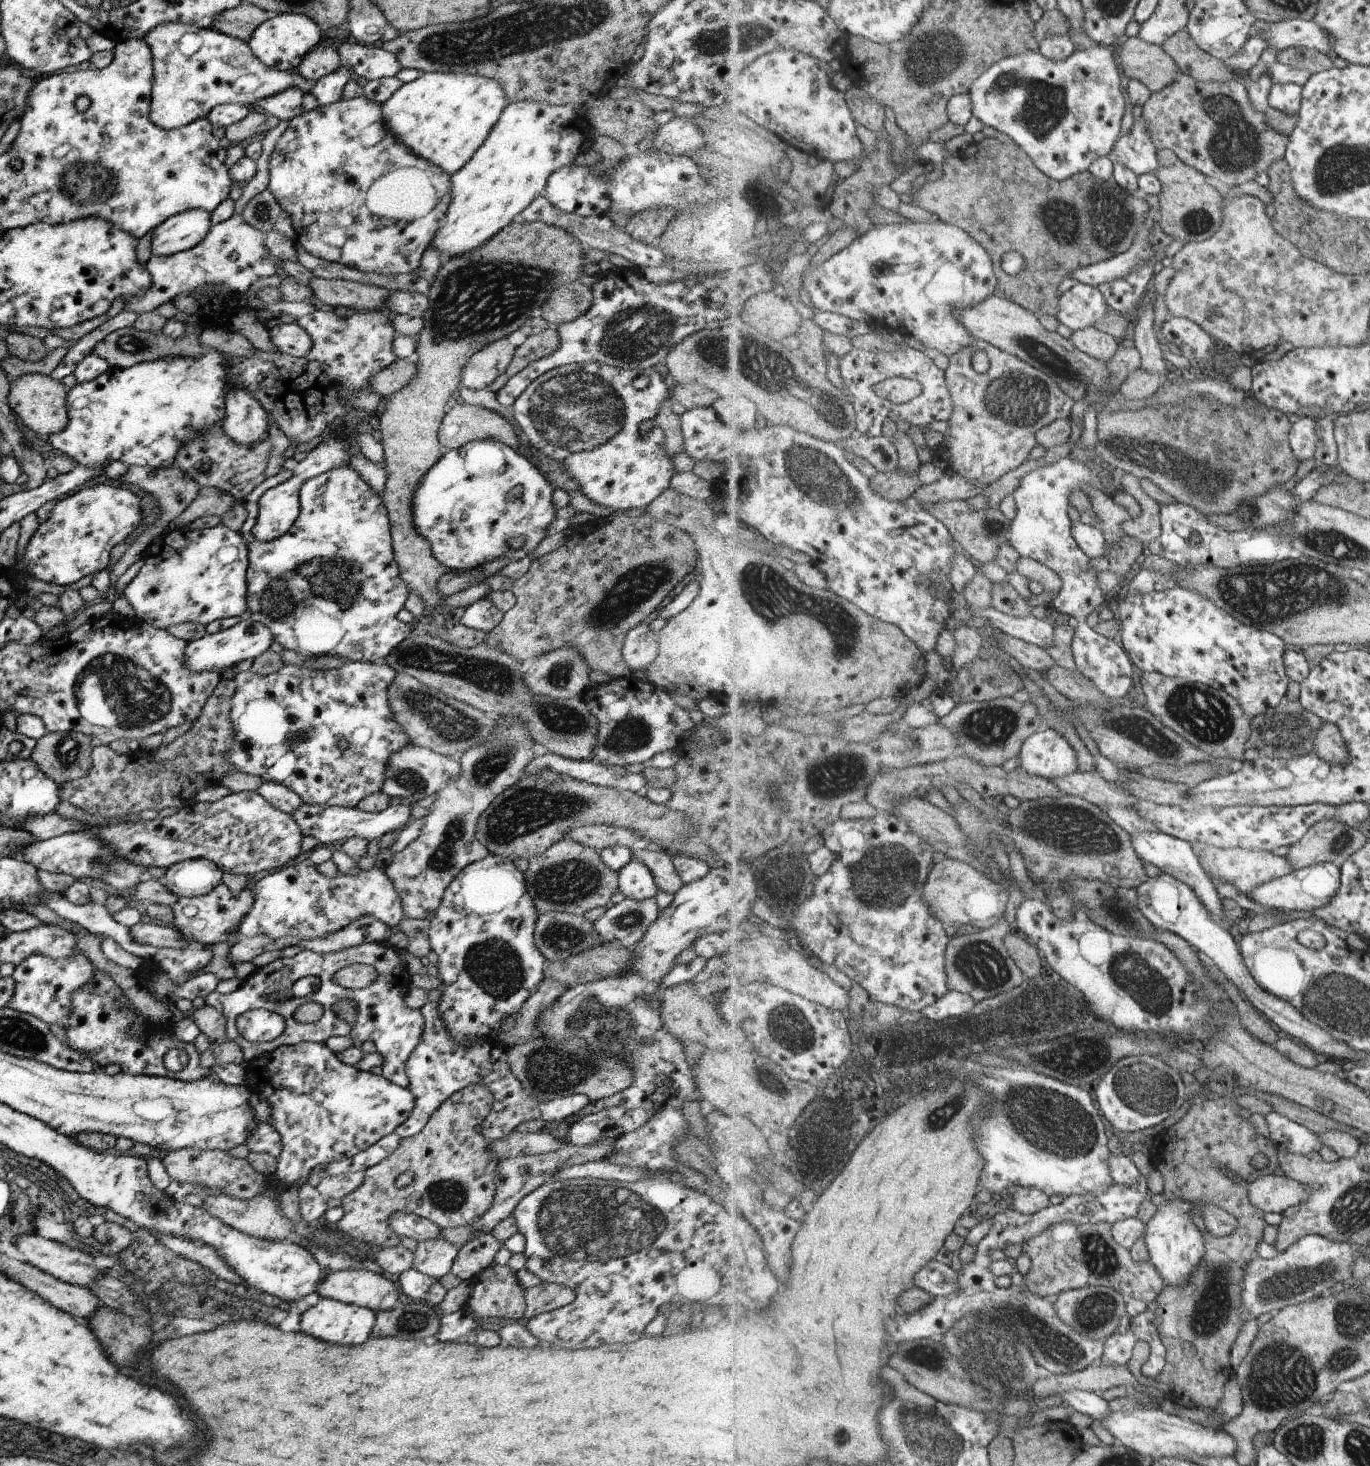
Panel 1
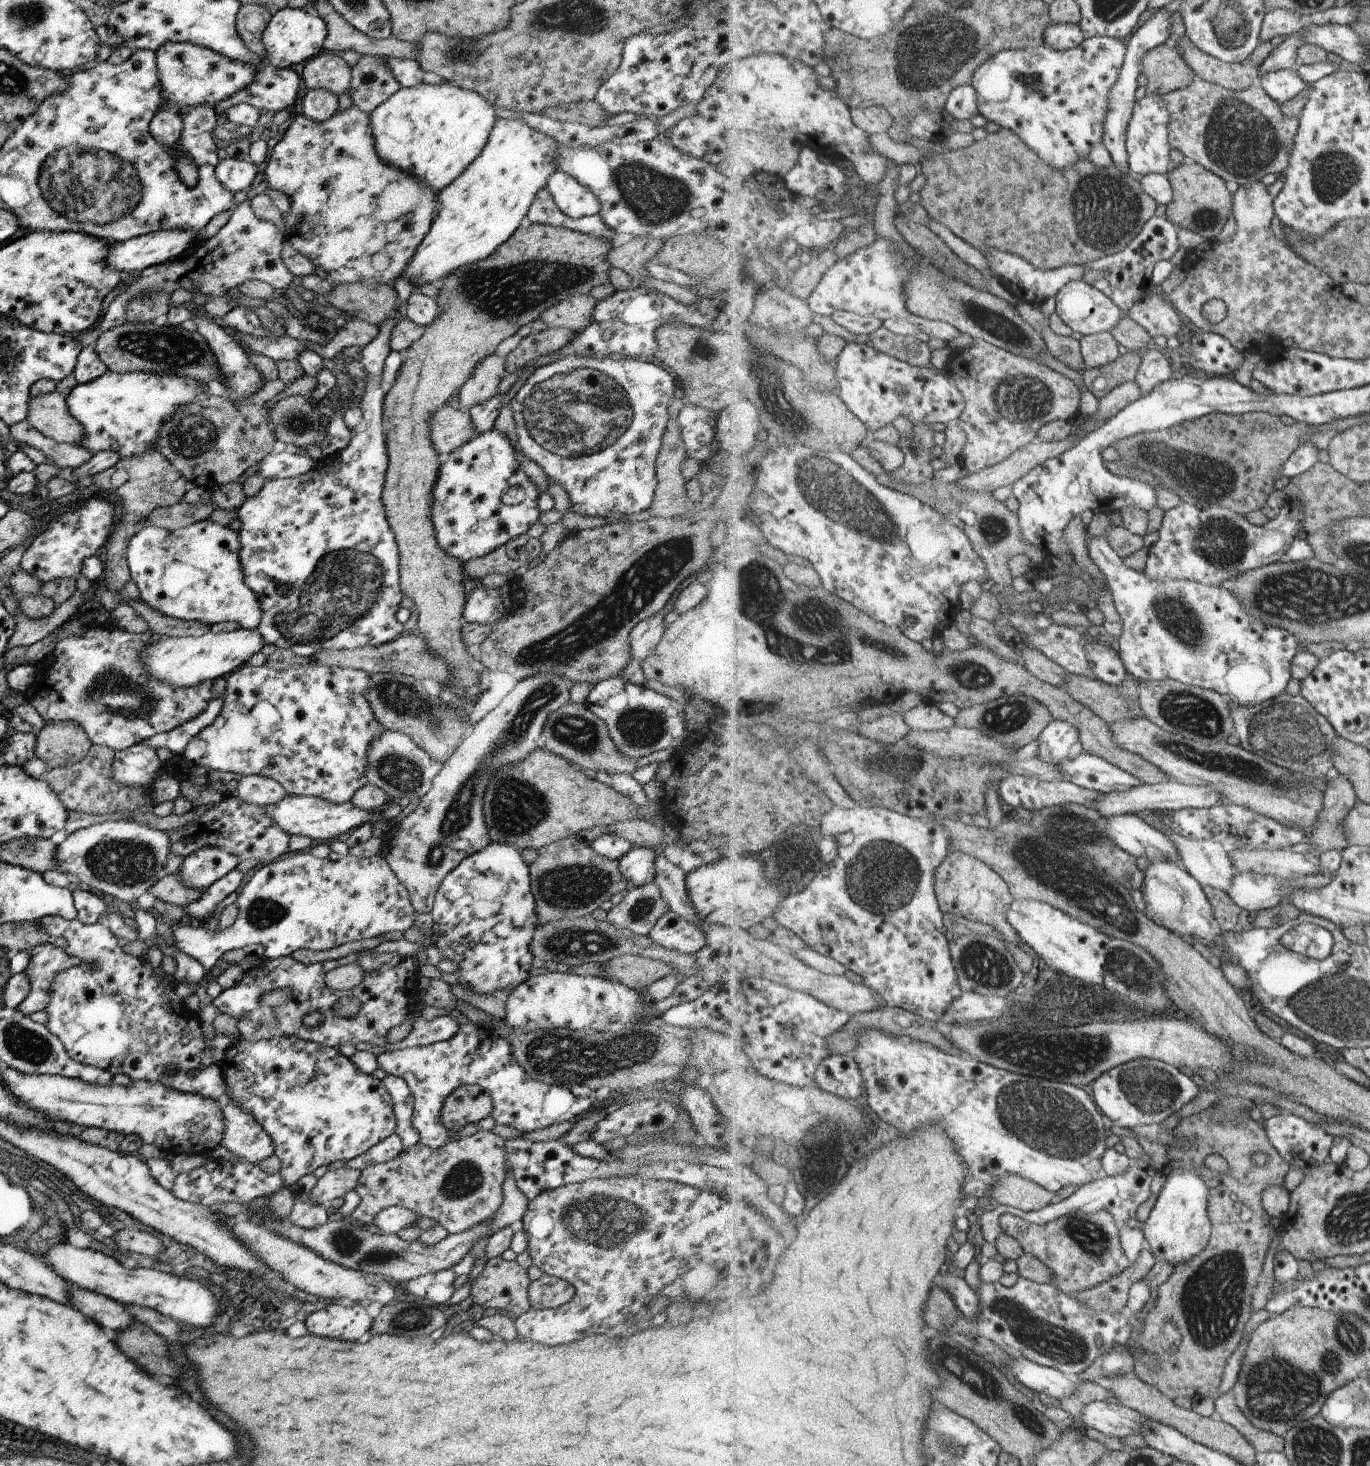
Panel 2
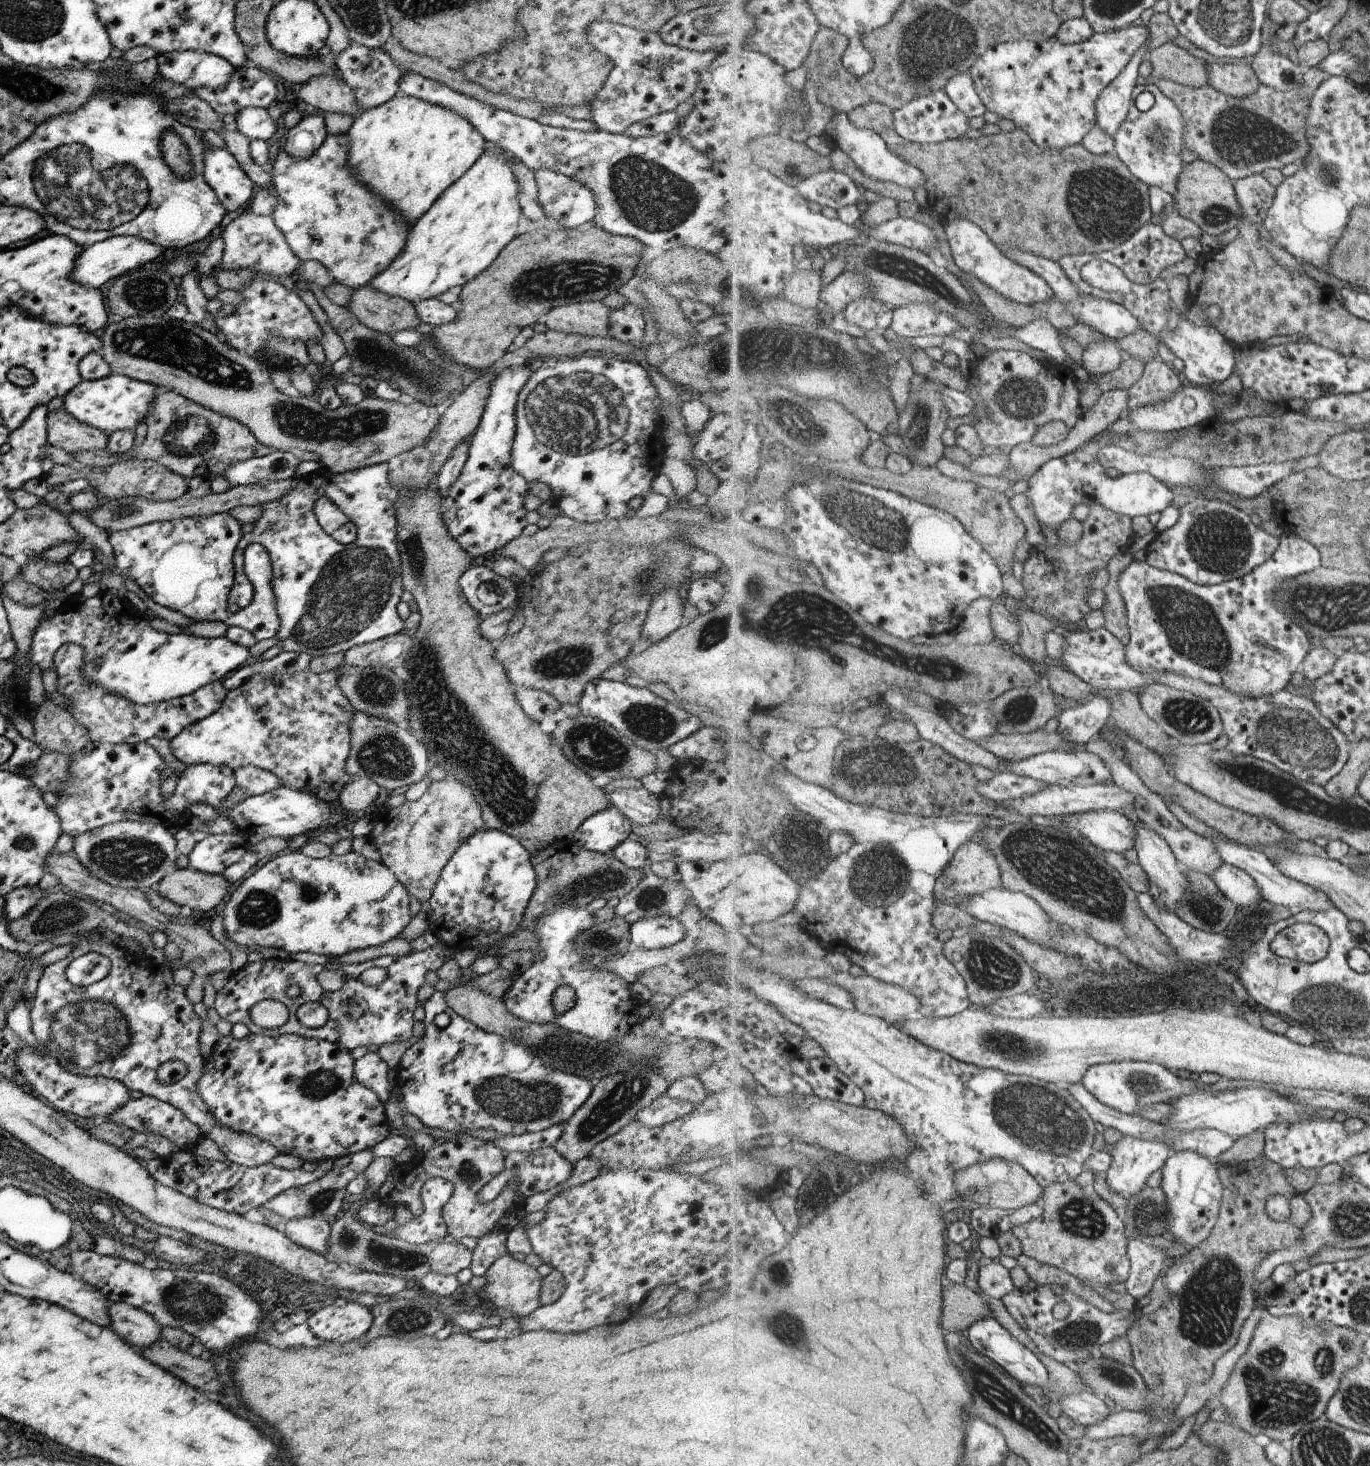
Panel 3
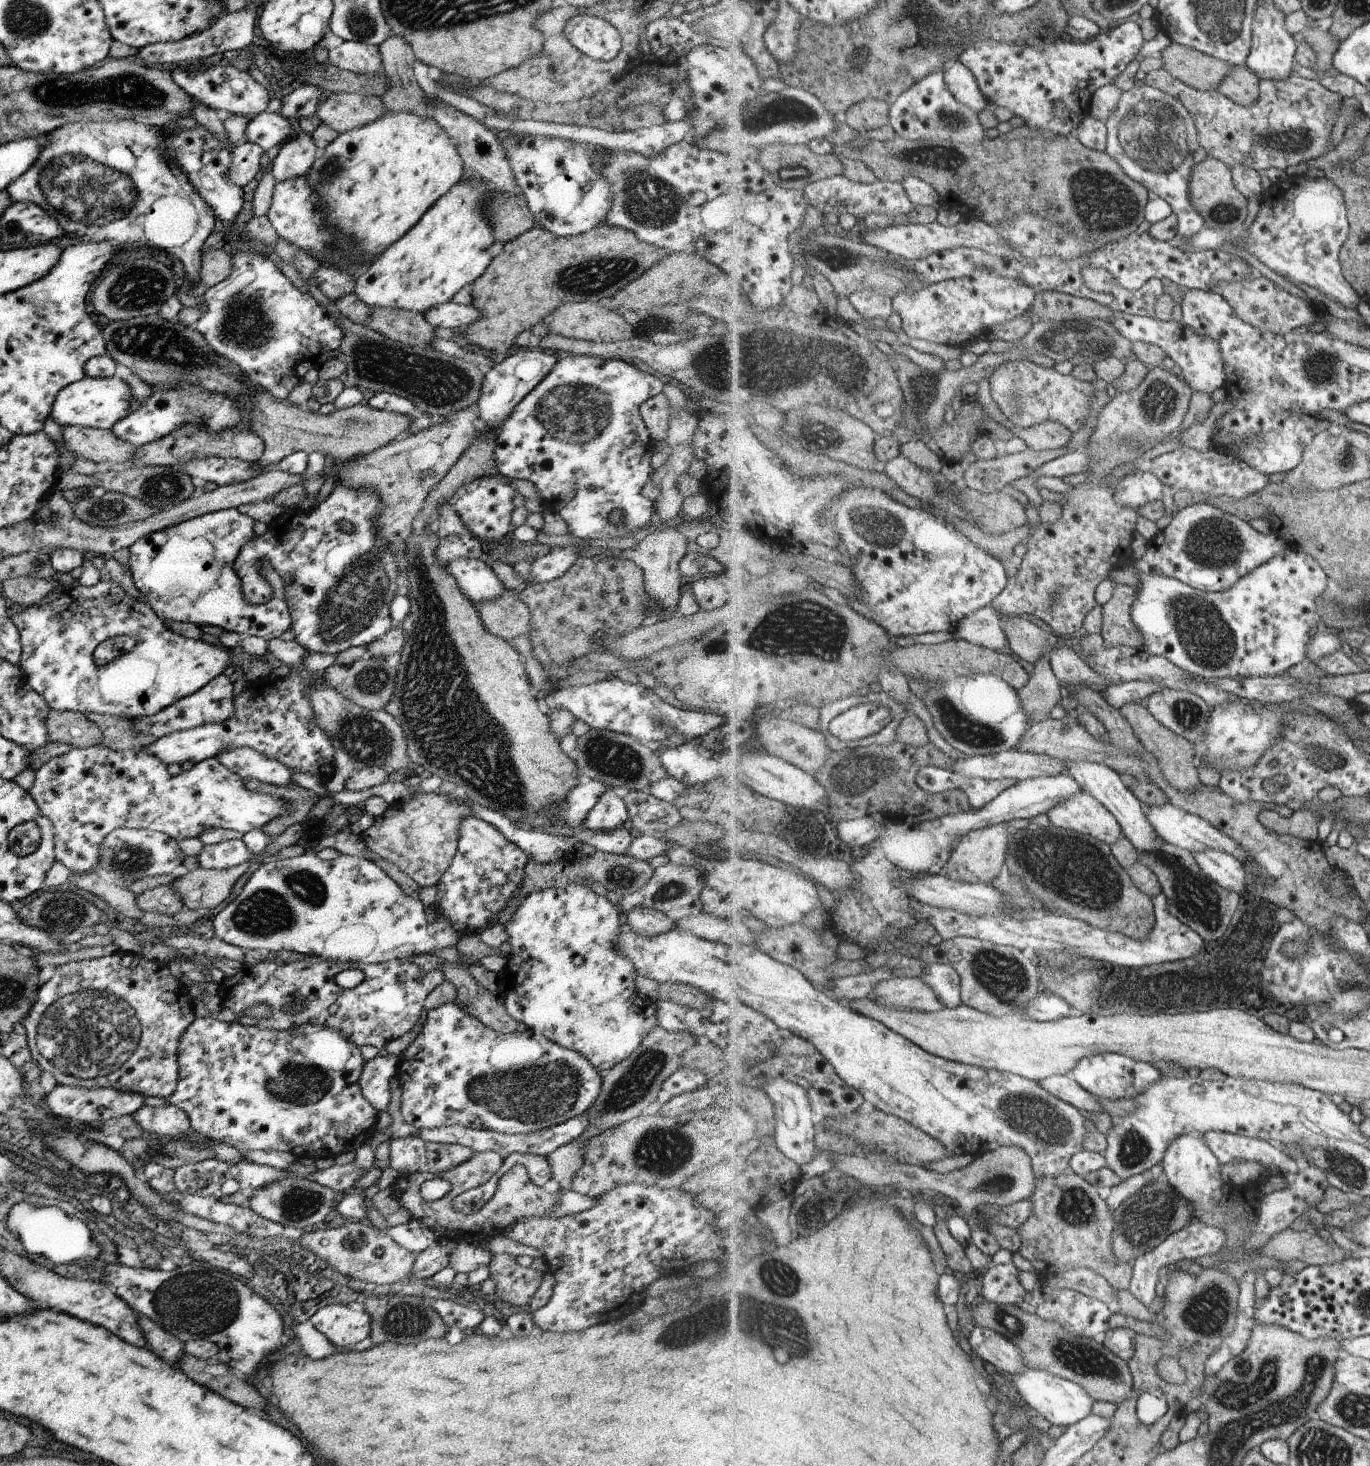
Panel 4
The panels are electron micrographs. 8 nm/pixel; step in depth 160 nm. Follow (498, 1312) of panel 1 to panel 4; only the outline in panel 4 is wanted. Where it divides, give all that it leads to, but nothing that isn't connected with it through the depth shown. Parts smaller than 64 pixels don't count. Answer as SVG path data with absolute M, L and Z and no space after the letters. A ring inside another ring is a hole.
M493 1254L487 1267L488 1278L495 1282L501 1305L527 1309L539 1287L540 1274L530 1267L520 1267L510 1254Z

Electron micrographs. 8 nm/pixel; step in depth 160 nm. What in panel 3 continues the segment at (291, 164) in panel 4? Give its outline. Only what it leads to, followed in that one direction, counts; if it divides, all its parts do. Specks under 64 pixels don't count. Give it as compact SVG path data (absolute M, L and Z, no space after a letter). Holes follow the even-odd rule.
M308 108L297 124L288 130L283 148L293 158L305 159L324 141L326 130L323 113Z

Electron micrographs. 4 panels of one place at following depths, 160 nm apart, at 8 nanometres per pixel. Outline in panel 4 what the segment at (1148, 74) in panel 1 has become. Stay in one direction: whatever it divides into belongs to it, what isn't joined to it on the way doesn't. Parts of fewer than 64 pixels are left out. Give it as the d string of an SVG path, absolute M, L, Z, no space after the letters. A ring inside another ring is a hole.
M1171 43L1161 54L1164 62L1164 69L1172 73L1180 81L1188 84L1190 87L1201 89L1202 91L1218 90L1221 81L1229 74L1233 68L1227 61L1212 57L1197 49L1188 47L1181 43Z

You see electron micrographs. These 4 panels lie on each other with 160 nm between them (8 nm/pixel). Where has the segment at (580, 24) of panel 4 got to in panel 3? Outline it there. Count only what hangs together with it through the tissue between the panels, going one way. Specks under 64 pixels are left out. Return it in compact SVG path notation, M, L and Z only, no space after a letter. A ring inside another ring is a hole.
M593 21L588 26L586 34L588 43L603 53L613 63L603 86L595 93L593 100L587 105L590 110L592 122L597 124L599 131L608 133L621 133L633 123L641 119L652 117L667 111L673 111L675 106L689 98L698 85L699 75L712 63L719 52L709 49L706 51L694 51L675 45L665 44L657 29L641 30L641 28L620 25L611 21Z

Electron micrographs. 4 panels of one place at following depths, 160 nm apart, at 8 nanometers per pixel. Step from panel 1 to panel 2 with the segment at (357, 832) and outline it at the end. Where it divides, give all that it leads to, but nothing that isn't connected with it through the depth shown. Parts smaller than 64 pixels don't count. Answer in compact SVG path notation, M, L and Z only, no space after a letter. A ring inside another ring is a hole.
M285 794L279 802L261 806L265 810L265 816L269 816L269 820L273 820L273 824L277 828L281 828L281 832L285 832L287 836L293 834L302 835L311 840L331 840L335 836L350 832L355 828L365 824L365 822L375 823L383 821L377 812L361 811L361 808L355 808L350 802L345 803L329 803L318 797L289 795Z

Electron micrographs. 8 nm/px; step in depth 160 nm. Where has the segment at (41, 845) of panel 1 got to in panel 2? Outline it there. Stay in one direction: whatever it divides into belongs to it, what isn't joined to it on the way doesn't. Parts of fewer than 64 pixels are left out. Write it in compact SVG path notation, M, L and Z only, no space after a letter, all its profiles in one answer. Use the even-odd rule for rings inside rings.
M106 821L71 832L55 848L56 870L66 873L72 880L84 882L97 890L113 896L116 901L132 906L137 924L137 938L151 940L158 920L151 910L136 906L137 898L163 875L163 867L169 858L169 838L166 832L153 830L136 822Z

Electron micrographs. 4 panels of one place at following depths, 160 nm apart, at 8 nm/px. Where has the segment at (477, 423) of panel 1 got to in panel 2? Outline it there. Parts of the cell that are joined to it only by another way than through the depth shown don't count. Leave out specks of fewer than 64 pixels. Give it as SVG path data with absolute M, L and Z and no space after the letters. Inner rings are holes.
M452 403L439 406L435 412L429 416L429 442L437 454L449 454L455 448L461 447L464 443L474 438L473 426L468 412L461 412Z

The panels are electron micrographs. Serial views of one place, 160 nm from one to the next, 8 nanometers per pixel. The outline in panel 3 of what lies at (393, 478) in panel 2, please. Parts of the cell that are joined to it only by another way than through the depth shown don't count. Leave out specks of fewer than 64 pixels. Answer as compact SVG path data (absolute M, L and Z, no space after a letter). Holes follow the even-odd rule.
M593 225L575 229L542 228L520 234L499 251L487 268L460 286L457 314L448 323L433 328L429 334L430 342L440 351L440 358L451 362L453 367L461 370L487 370L509 350L511 341L521 328L542 320L543 315L553 306L576 301L599 301L615 292L623 283L631 283L633 268L639 262L641 254L648 253L638 240L605 232ZM435 479L431 480L431 484L423 490L423 492L415 491L410 495L401 497L398 502L397 498L394 502L394 517L396 518L396 542L398 543L398 553L400 556L400 575L402 578L402 590L407 590L415 601L415 606L420 614L419 624L412 637L412 647L408 652L408 657L404 662L404 668L408 674L408 679L405 681L404 689L408 694L409 711L407 719L405 720L391 720L397 727L407 729L418 738L419 742L426 748L429 763L431 765L438 765L448 770L448 773L453 775L457 780L463 781L471 790L473 799L481 809L481 816L483 819L484 829L501 831L508 834L515 840L541 840L547 842L548 845L556 844L559 840L568 836L571 837L574 830L590 816L596 812L611 808L611 802L601 788L595 787L591 783L592 777L587 776L582 770L579 770L574 764L571 764L567 757L561 752L551 739L550 734L543 733L539 729L539 723L528 717L521 707L516 703L515 694L509 687L509 682L506 679L503 667L492 659L492 652L494 651L493 642L483 638L480 633L484 630L484 625L478 619L477 613L467 604L463 591L459 586L459 579L461 574L475 562L471 556L467 555L447 534L445 525L441 516L442 498L438 493Z

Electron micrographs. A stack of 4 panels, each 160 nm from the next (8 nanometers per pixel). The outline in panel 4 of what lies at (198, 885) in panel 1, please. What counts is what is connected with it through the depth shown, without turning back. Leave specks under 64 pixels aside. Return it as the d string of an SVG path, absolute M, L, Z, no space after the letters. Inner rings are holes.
M227 839L203 848L196 854L198 866L203 869L223 869L234 867L250 860L259 860L261 855L248 851L241 839Z

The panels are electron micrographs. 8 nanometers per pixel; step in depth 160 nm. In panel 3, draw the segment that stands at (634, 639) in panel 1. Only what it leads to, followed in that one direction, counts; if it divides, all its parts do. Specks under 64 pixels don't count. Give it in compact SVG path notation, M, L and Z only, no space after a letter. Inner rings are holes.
M677 586L659 591L650 602L644 621L640 626L640 636L650 643L665 638L684 623L682 618L682 601L678 596Z

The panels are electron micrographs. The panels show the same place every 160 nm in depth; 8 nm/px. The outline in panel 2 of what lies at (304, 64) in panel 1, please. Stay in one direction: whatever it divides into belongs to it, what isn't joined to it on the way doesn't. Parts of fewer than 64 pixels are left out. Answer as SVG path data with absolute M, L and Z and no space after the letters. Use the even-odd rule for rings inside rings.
M324 50L307 60L300 78L303 79L306 90L321 88L331 92L335 98L348 92L351 81L350 68L340 58L340 54Z

